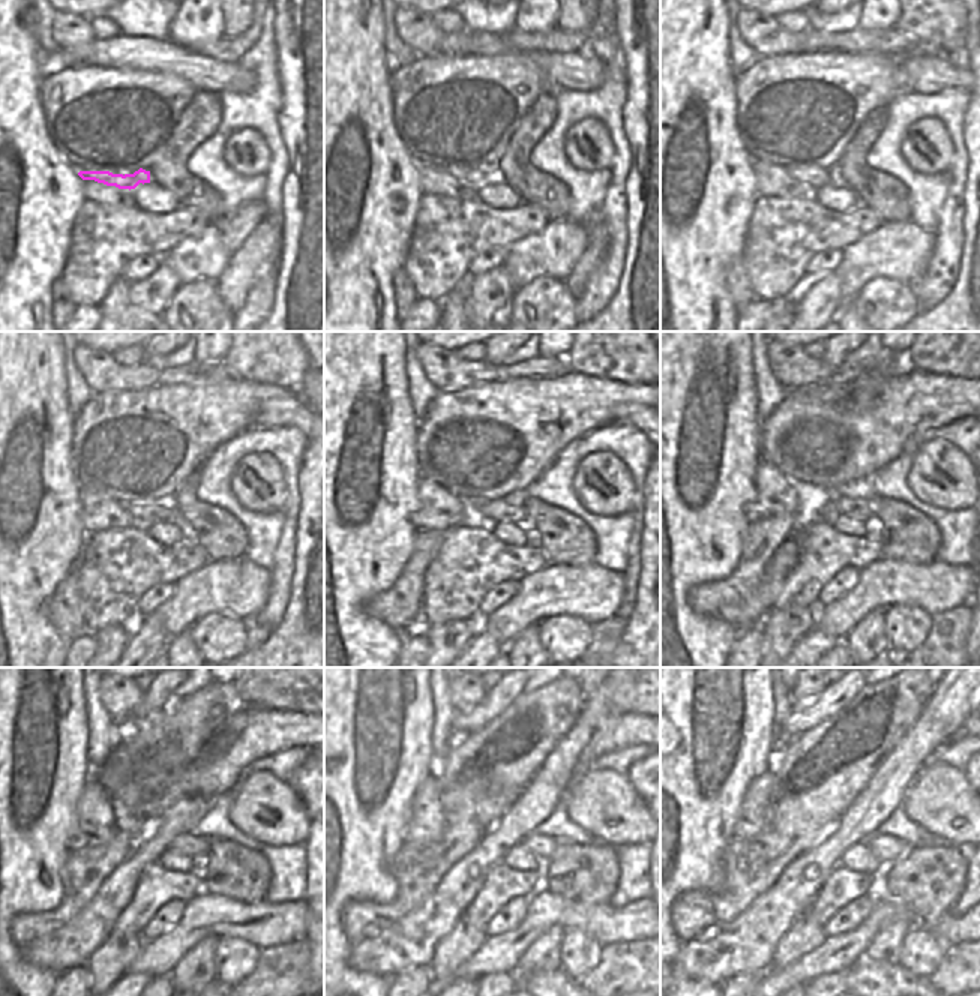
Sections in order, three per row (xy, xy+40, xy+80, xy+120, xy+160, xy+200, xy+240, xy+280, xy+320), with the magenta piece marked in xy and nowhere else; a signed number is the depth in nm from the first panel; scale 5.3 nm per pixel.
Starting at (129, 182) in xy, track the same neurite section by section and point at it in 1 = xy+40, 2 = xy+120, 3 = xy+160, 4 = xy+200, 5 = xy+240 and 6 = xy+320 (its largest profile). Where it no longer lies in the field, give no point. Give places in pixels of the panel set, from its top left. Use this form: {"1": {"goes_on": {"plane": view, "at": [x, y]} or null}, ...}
{"1": {"goes_on": {"plane": "xy+40", "at": [473, 177]}}, "2": {"goes_on": {"plane": "xy+120", "at": [152, 512]}}, "3": {"goes_on": {"plane": "xy+160", "at": [494, 510]}}, "4": {"goes_on": {"plane": "xy+200", "at": [859, 509]}}, "5": {"goes_on": {"plane": "xy+240", "at": [194, 846]}}, "6": {"goes_on": {"plane": "xy+320", "at": [886, 848]}}}

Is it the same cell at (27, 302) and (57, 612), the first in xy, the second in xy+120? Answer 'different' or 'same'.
different

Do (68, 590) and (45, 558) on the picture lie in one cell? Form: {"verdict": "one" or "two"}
{"verdict": "two"}

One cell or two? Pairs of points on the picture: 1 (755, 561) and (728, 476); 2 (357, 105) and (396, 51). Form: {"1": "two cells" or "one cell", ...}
{"1": "two cells", "2": "two cells"}

